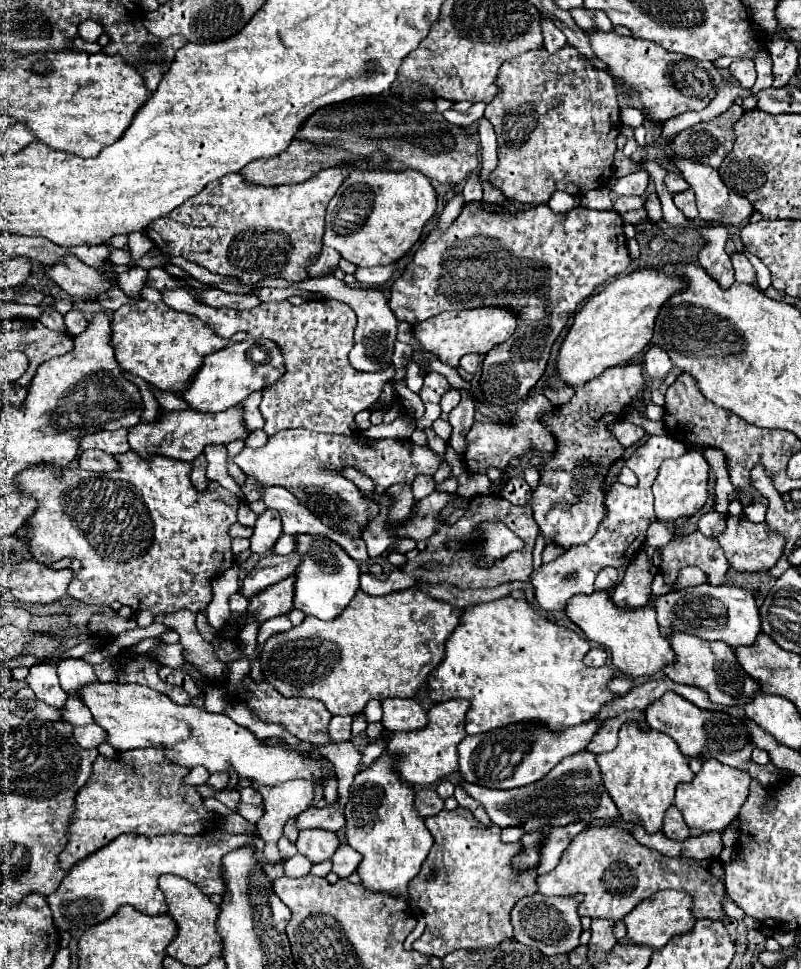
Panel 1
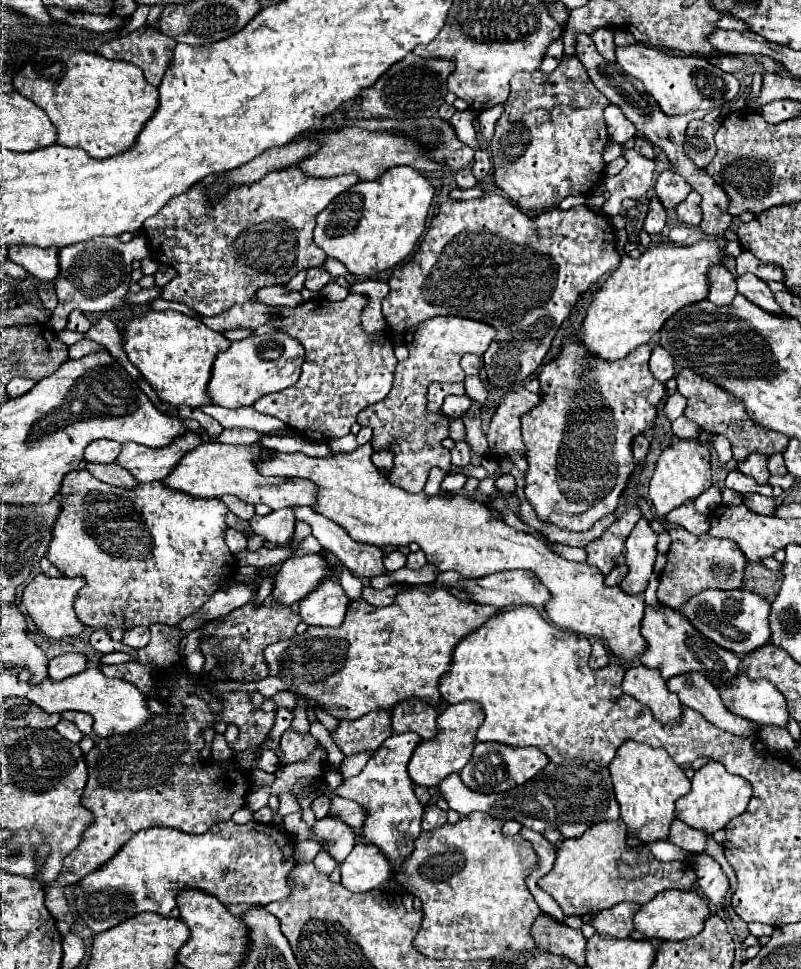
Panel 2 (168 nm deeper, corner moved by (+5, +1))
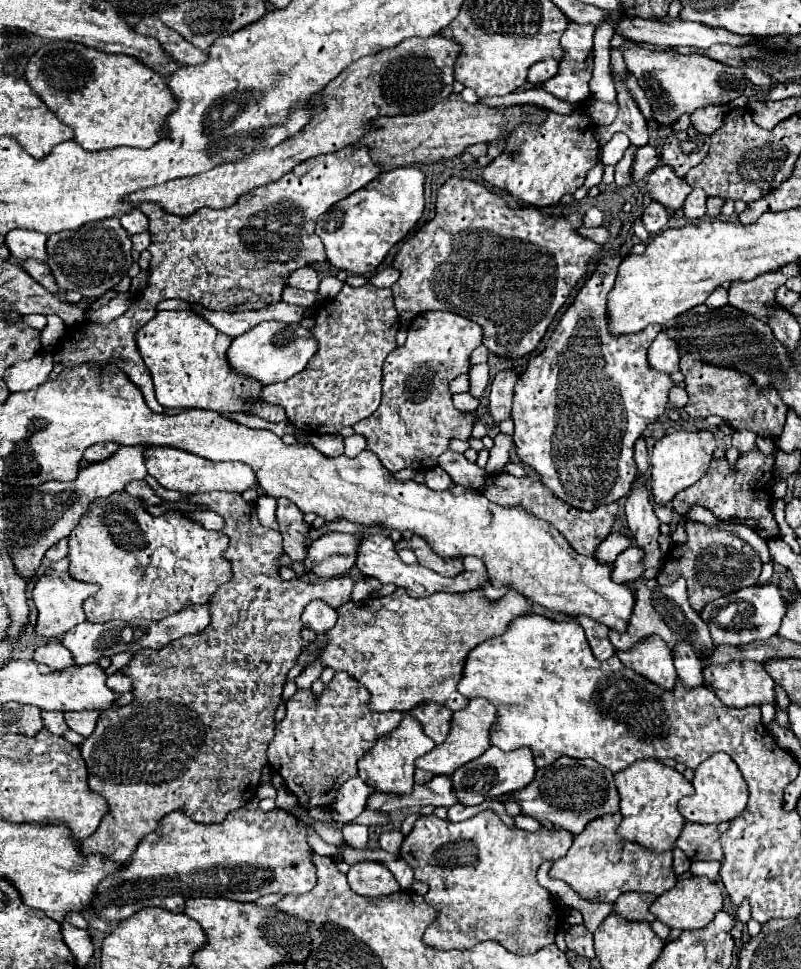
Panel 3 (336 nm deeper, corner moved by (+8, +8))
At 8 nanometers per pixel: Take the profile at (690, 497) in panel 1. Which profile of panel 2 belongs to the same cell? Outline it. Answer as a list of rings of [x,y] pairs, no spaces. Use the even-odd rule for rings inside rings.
[[[677,441],[669,447],[663,449],[663,453],[659,455],[655,473],[651,477],[651,485],[649,485],[649,497],[655,505],[655,513],[659,517],[665,517],[669,511],[681,507],[687,501],[697,499],[703,491],[707,491],[711,487],[711,453],[707,449],[707,445],[699,443],[699,441]]]

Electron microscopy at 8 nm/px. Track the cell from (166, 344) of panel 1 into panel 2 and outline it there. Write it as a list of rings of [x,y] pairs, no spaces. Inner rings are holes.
[[[151,311],[147,315],[125,317],[125,353],[129,361],[141,371],[141,375],[151,383],[163,403],[173,407],[189,405],[203,407],[211,405],[213,399],[207,395],[207,385],[211,381],[211,367],[217,353],[229,349],[229,341],[209,329],[201,319],[187,317],[179,311]]]

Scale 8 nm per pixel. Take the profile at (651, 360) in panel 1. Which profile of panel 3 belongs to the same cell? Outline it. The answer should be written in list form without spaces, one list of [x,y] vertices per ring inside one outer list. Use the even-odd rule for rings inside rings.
[[[660,332],[648,348],[648,364],[658,372],[672,374],[678,370],[678,362],[680,356],[674,340],[670,340],[664,332]]]

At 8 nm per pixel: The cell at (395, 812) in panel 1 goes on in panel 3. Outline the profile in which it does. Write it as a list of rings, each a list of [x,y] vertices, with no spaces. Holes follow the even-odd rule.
[[[404,714],[402,724],[386,736],[380,736],[376,746],[358,760],[358,776],[370,784],[376,792],[384,794],[410,794],[414,788],[414,760],[424,752],[430,752],[436,744],[422,732],[422,726],[410,714]]]

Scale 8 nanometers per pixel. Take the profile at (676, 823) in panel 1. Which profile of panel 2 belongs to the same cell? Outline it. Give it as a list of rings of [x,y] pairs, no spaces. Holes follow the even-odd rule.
[[[679,819],[673,821],[671,833],[669,833],[669,841],[693,855],[701,855],[707,849],[707,833],[697,831],[693,827],[687,827],[685,823],[681,823]]]

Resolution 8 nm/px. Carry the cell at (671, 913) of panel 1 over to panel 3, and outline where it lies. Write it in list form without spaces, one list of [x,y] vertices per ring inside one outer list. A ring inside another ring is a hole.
[[[708,878],[678,880],[676,886],[670,888],[670,892],[664,892],[662,896],[658,896],[650,906],[650,912],[656,916],[656,920],[660,920],[672,930],[704,928],[714,918],[714,912],[720,912],[720,910],[722,910],[722,890],[716,882]]]

